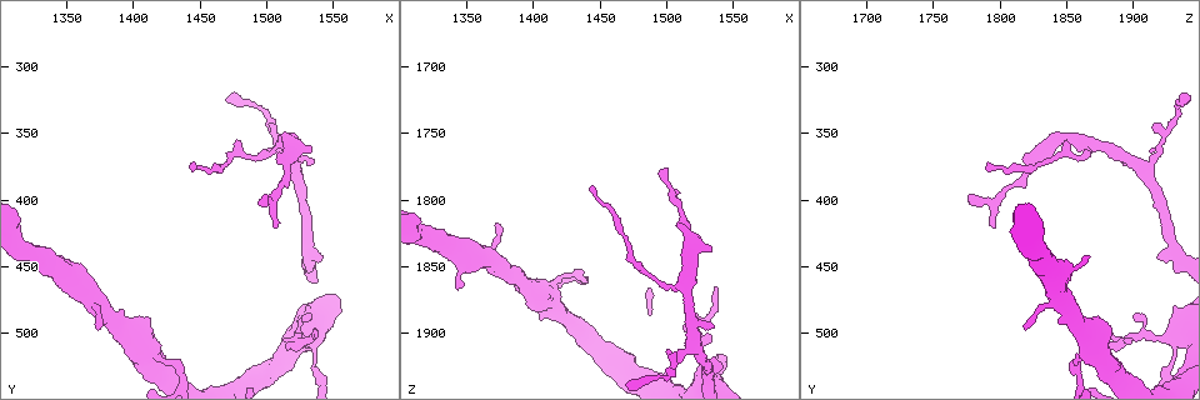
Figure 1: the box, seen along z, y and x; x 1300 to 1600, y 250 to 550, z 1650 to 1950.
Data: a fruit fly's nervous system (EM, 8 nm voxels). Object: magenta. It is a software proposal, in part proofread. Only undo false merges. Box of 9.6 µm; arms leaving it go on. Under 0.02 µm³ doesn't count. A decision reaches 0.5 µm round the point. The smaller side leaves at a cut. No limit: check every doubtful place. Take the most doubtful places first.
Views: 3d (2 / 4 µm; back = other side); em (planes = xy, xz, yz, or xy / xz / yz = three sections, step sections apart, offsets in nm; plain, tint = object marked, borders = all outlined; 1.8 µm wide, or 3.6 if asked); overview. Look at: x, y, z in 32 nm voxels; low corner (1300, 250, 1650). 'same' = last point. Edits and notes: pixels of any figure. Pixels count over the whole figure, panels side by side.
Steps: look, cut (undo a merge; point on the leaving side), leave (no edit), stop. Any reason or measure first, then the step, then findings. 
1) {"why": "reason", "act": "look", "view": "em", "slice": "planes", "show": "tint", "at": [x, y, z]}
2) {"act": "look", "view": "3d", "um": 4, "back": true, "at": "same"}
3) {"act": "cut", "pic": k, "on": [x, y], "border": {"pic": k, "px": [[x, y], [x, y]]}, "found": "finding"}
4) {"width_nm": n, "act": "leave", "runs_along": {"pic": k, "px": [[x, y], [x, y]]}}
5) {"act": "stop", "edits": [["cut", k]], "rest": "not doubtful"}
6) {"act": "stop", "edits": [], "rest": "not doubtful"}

{"why": "abrupt turn", "act": "look", "view": "em", "slice": "xz", "step": 8, "show": "plain", "at": [1534, 488, 1932]}

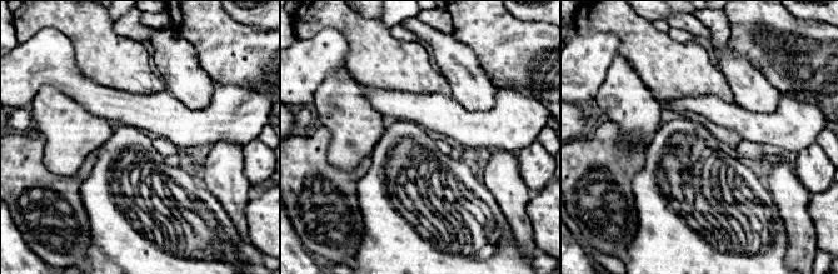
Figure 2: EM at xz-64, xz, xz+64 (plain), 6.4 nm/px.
{"why": "with the object marked", "act": "look", "view": "em", "slice": "xz", "step": 8, "show": "tint", "at": "same"}

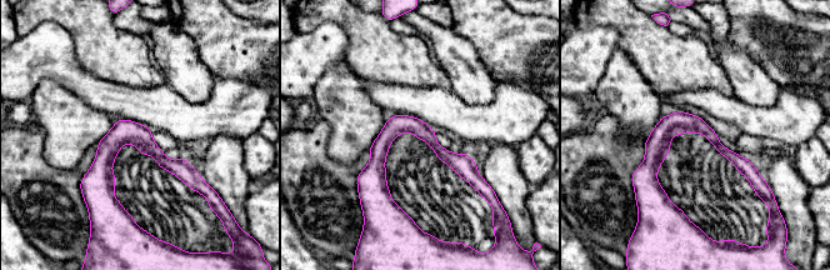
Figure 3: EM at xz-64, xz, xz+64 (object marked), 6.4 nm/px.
{"act": "leave", "found": "all the same neuron"}

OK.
{"why": "side arm on a straight run", "act": "look", "view": "3d", "um": 4, "at": [1516, 356, 1864]}

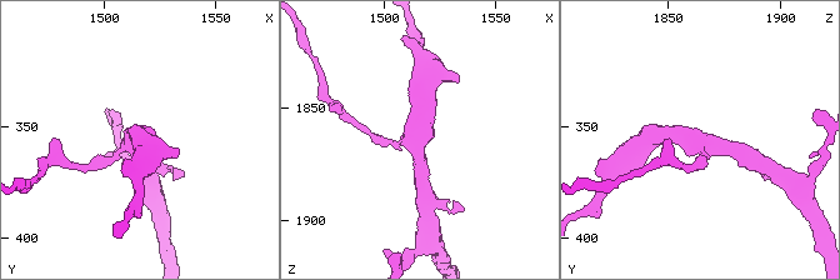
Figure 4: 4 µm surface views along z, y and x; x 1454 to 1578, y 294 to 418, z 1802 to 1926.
{"arms": 3, "why": "now the EM", "act": "look", "view": "em", "slice": "planes", "show": "plain", "at": [1516, 358, 1865]}

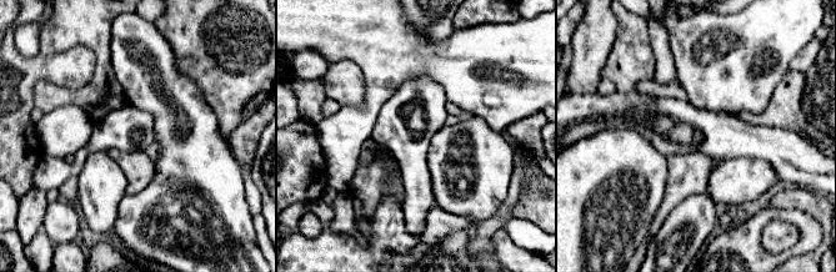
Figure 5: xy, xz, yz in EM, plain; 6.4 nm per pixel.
{"act": "look", "view": "em", "slice": "planes", "show": "tint", "at": "same"}

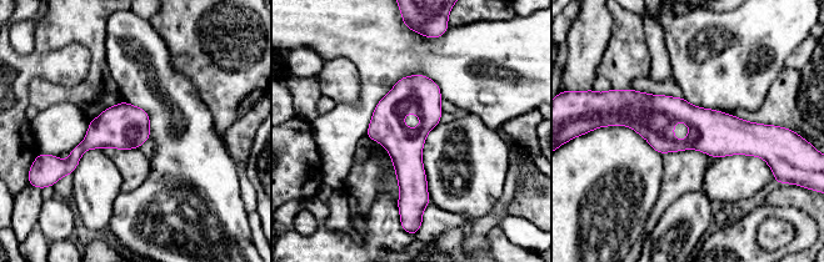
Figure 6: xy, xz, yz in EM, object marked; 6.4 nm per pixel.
{"act": "leave", "runs_along": {"pic": 6, "px": [[618, 117], [689, 114], [718, 135], [767, 137]]}, "found": "continuous, no second neuron"}

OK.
{"why": "abrupt turn", "act": "look", "view": "em", "slice": "planes", "show": "tint", "at": [1438, 532, 1860]}

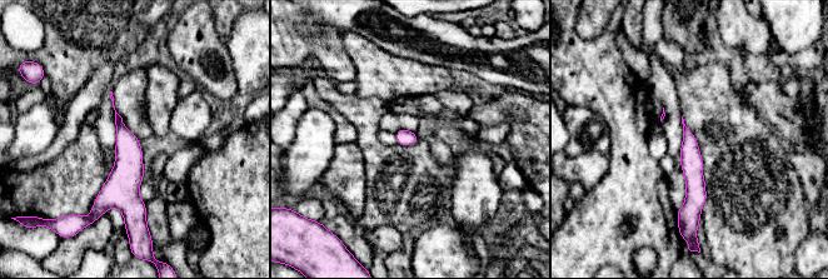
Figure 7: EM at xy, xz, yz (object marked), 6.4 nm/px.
{"act": "leave", "found": "all the same neuron"}

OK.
{"act": "stop", "edits": [], "rest": "not doubtful"}

